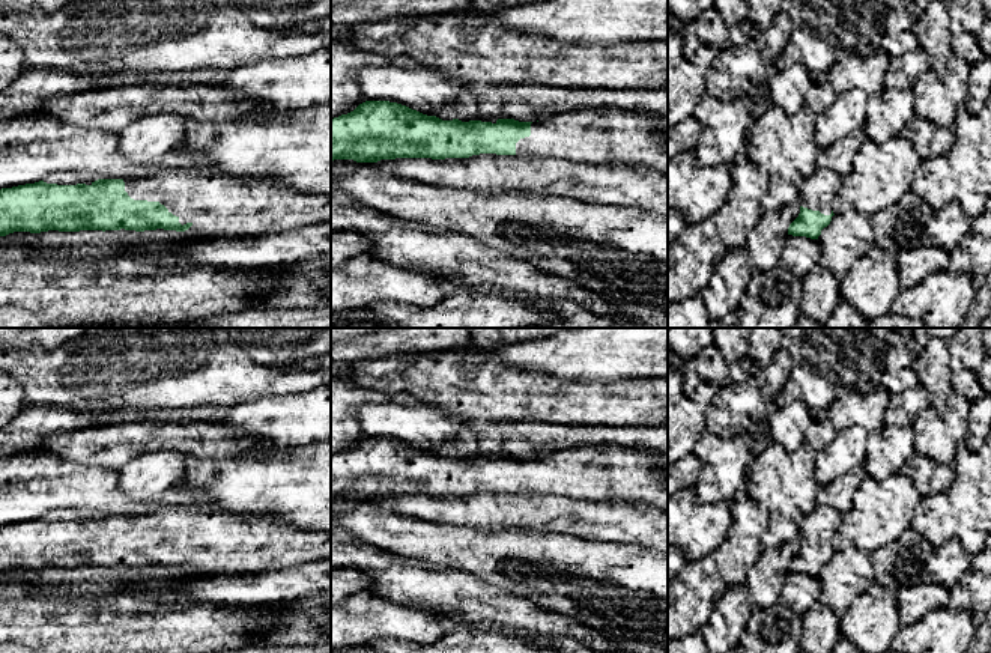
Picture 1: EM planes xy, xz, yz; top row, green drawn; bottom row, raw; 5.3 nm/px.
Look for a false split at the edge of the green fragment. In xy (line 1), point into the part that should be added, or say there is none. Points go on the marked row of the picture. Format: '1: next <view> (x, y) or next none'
1: next xy (215, 203)

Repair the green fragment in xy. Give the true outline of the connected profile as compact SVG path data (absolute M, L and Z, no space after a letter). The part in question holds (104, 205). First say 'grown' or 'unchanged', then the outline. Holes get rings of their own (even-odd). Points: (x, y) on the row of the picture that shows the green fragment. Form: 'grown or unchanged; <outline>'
grown; M162 169L138 179L98 179L90 185L44 181L0 190L0 236L48 230L176 230L257 236L331 221L331 193L293 191L275 181L241 182L214 169Z

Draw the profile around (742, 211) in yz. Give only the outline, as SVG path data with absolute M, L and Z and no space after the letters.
M743 156L731 166L732 187L725 205L710 218L687 224L680 238L668 245L668 302L683 301L702 293L719 259L737 247L746 247L746 239L762 220L761 199L770 185L765 167L756 166Z

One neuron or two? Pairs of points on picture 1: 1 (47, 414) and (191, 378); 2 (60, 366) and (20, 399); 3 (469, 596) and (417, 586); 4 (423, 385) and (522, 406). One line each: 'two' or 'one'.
1: two
2: two
3: one
4: one

